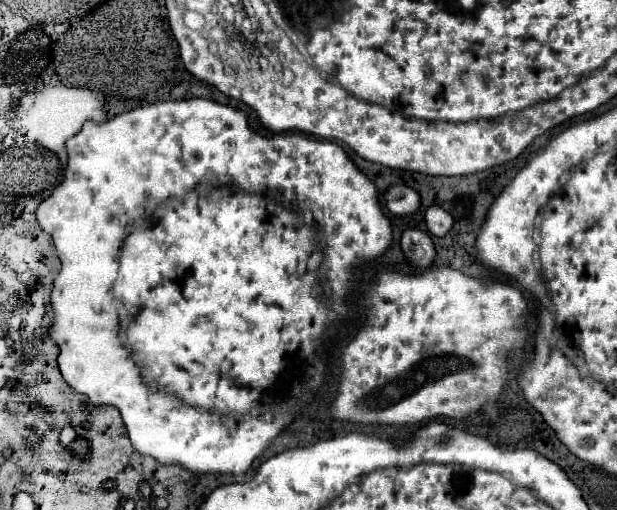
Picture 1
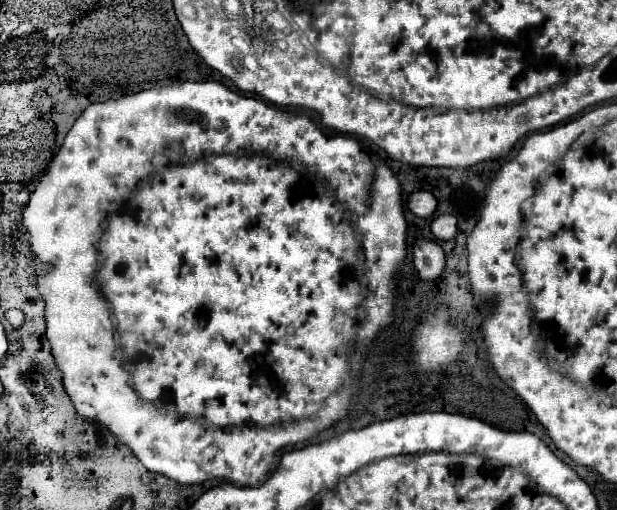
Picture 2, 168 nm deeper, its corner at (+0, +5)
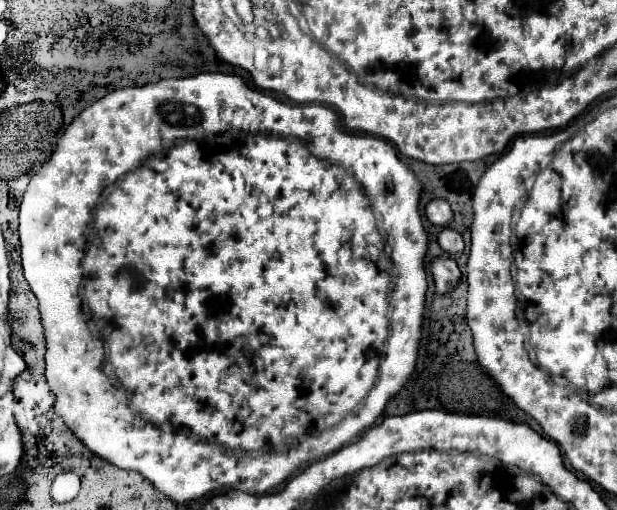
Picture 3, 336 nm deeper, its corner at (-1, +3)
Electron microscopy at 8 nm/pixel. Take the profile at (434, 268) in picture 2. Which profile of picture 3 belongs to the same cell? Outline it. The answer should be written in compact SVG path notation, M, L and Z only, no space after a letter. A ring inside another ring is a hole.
M449 256L435 258L433 264L431 264L431 274L433 274L433 280L435 280L437 294L447 294L451 284L455 288L459 284L459 280L461 280L461 270L455 264L455 260L449 258Z

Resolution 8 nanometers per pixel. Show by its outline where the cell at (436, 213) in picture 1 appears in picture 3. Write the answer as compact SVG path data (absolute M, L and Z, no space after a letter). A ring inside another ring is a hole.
M443 228L443 232L439 234L437 242L443 248L443 252L447 252L447 254L461 254L463 248L465 248L461 234L451 230L451 228Z

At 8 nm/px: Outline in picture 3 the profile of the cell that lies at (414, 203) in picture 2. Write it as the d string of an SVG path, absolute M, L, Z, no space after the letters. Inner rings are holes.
M433 200L433 202L429 202L427 208L425 208L425 214L427 214L429 222L435 224L435 226L447 226L453 220L451 206L445 200Z

